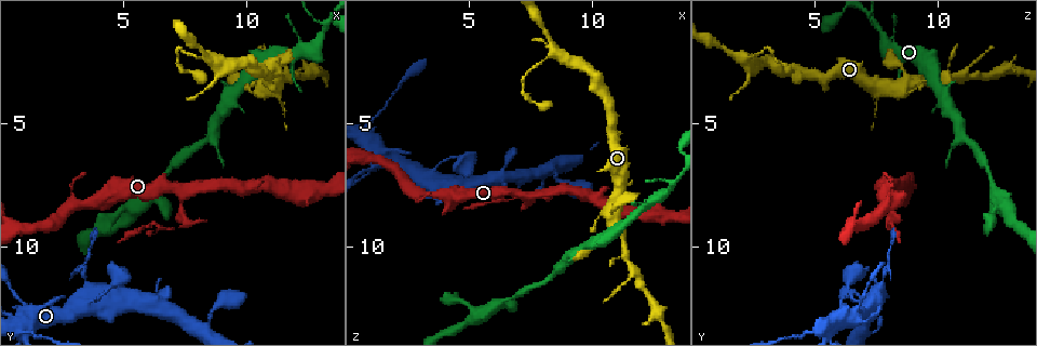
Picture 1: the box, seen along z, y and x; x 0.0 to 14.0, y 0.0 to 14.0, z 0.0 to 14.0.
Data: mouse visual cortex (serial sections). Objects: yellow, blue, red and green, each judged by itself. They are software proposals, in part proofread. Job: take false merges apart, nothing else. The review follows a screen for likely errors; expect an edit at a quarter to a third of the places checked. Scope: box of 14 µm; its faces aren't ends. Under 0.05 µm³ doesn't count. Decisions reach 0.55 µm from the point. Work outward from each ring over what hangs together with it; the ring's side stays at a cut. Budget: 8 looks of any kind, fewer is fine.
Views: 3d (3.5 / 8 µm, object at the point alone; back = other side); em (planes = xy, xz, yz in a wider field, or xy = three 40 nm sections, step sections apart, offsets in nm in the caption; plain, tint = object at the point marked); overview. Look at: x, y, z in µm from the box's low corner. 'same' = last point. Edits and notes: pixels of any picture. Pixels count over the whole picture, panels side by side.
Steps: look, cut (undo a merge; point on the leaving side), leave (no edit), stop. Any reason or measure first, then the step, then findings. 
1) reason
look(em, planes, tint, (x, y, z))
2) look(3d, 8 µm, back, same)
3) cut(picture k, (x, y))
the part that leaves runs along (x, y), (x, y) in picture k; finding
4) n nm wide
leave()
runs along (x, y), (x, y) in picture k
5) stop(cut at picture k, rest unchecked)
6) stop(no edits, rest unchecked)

look(3d, 8 µm, (0.9, 12.2, 6.9))

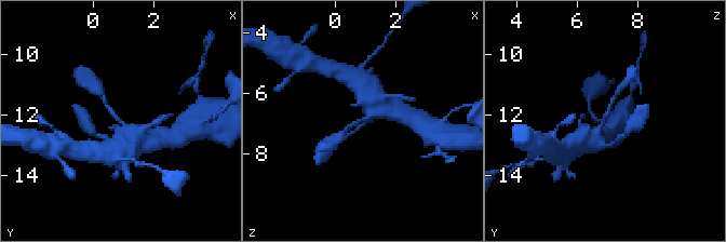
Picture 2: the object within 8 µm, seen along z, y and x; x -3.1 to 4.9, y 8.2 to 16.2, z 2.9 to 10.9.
arms of 150, 600 nm
look(em, xy, step 3, tint, (0.9, 12.2, 6.9))

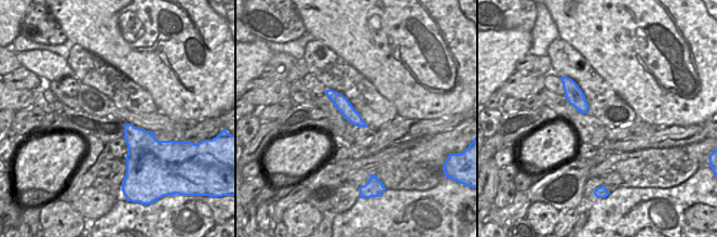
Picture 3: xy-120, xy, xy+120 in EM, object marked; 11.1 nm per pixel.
160 nm wide
leave()
runs along (328, 92), (361, 123) in picture 3; one cell here

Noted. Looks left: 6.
small branch off a trunk
look(3d, 3.5 µm, (6.4, 12.1, 6.9))

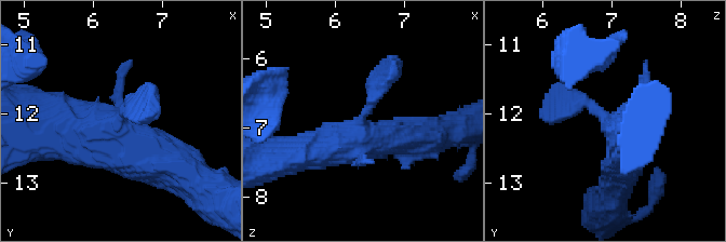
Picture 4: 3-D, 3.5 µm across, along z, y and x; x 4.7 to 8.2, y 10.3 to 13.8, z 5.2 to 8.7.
look(em, xy, step 2, tint, (6.35, 12.10, 6.95))

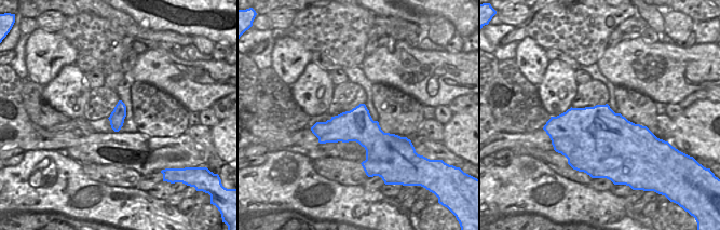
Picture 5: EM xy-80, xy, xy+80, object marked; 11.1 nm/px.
leave()
runs along (41, 129), (115, 129), (177, 165) in picture 4; continuous, no second cell

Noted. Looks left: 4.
arms part here
look(3d, 8 µm, (13.2, 1.0, 7.4))

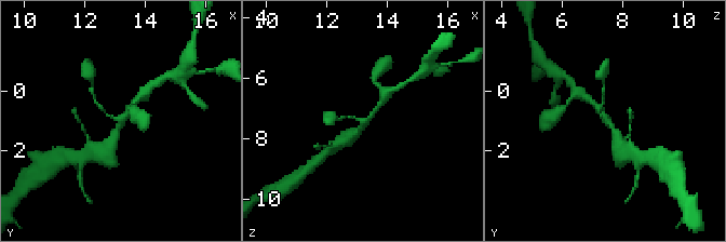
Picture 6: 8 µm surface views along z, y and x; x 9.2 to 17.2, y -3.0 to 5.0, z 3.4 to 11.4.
look(3d, 3.5 µm, (13.2, 1.0, 7.5))

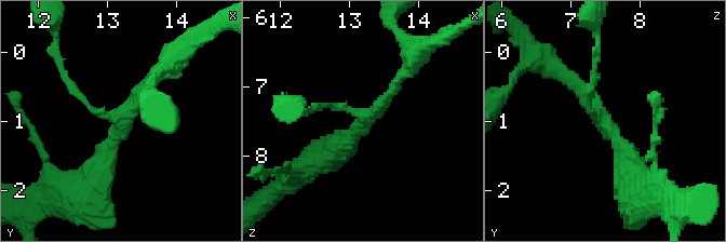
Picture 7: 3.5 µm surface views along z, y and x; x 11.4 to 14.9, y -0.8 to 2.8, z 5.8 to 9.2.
look(em, xy, step 5, tint, (13.25, 1.00, 7.45))

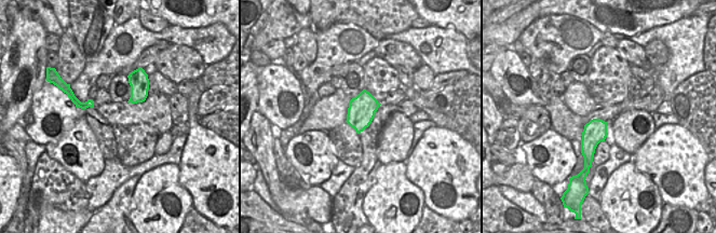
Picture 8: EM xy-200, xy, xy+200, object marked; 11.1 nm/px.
leave()
runs along (635, 176), (591, 99), (561, 72) in picture 7; continuous, no second cell

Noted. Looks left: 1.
stop(no edits, rest unchecked)

